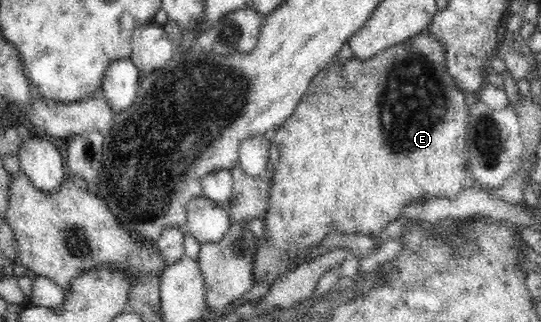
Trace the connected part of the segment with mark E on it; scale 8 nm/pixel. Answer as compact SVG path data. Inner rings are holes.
M425 31L380 51L370 59L350 58L350 61L346 61L342 67L330 67L330 69L322 69L322 71L317 72L307 89L306 95L302 96L292 116L271 132L272 143L277 146L280 157L275 165L271 184L269 184L269 202L265 213L265 237L264 239L257 239L257 250L253 255L253 261L256 263L253 279L256 279L257 283L264 283L269 287L276 279L282 277L282 273L296 269L301 264L300 259L306 255L306 249L320 245L326 239L327 234L378 236L389 223L400 218L402 215L400 211L404 211L406 205L412 205L412 203L418 203L418 201L424 201L430 197L446 197L448 199L458 197L458 193L469 181L465 139L469 107L472 100L466 96L466 92L458 86L456 79L453 79L452 74L450 74L448 62L446 62L446 53L448 53L448 46L436 35L433 35L433 32ZM330 224L336 224L338 231L329 231Z

